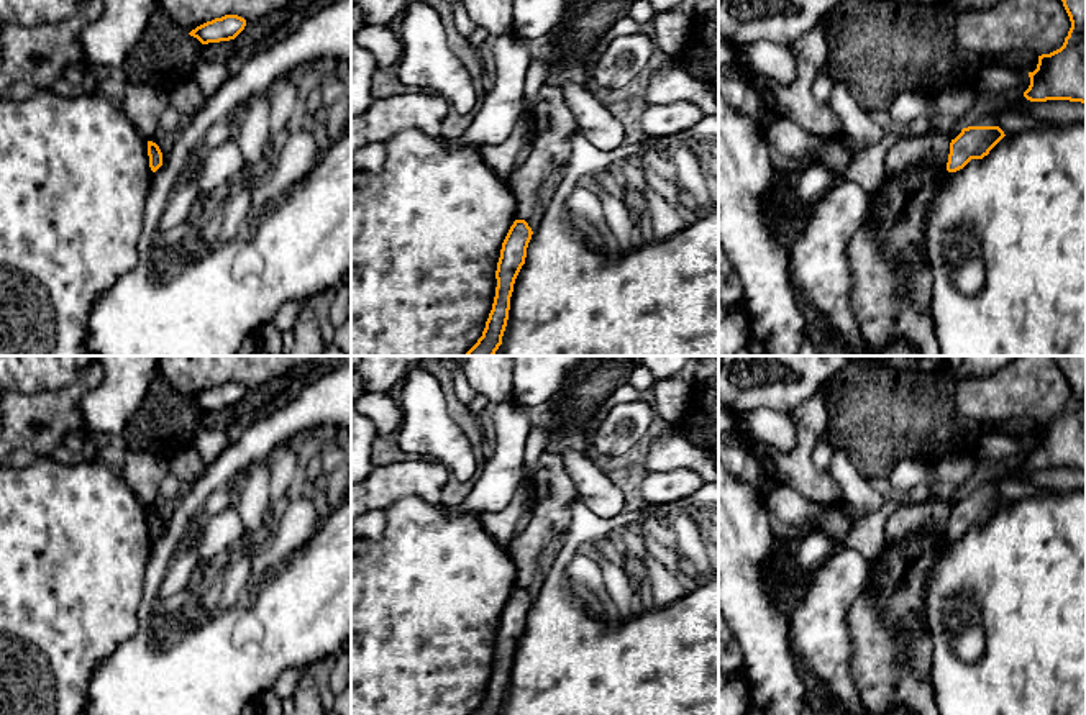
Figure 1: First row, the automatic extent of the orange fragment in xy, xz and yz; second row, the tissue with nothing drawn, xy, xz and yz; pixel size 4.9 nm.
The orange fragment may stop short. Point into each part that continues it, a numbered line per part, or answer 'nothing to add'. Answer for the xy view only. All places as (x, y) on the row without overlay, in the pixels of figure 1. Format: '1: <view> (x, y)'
nothing to add

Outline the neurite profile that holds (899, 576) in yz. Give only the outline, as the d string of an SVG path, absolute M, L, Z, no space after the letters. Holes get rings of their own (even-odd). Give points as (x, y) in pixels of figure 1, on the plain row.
M919 533L886 543L871 562L868 587L878 594L884 625L906 644L907 669L929 679L932 658L930 626L925 618L929 574L945 546L933 533Z

